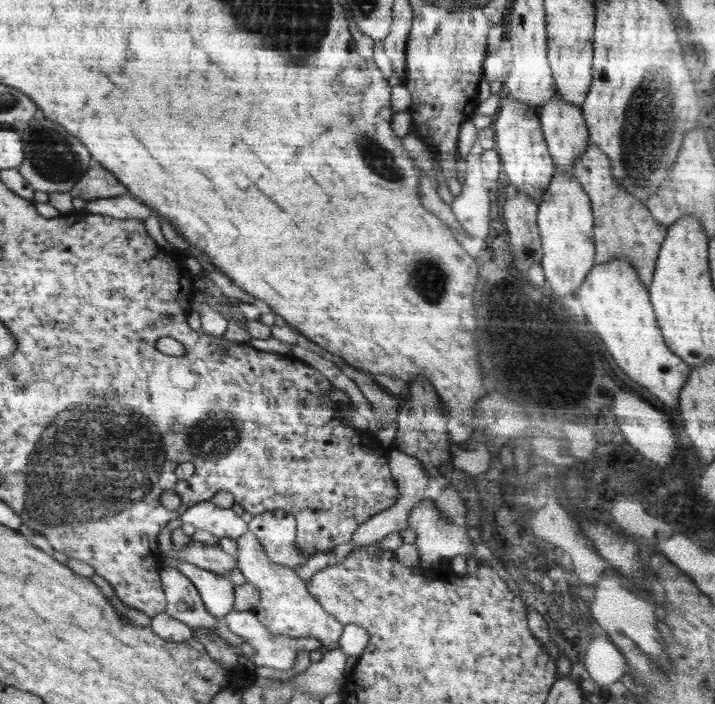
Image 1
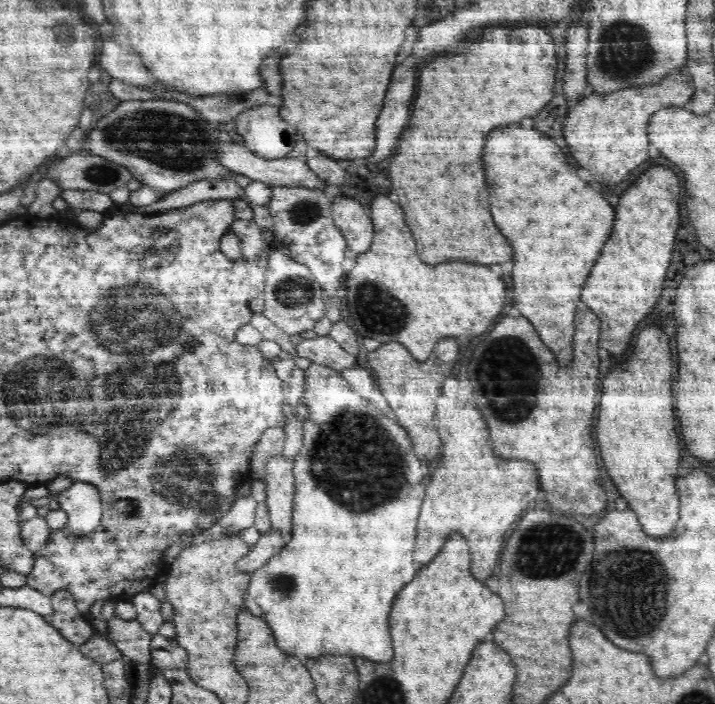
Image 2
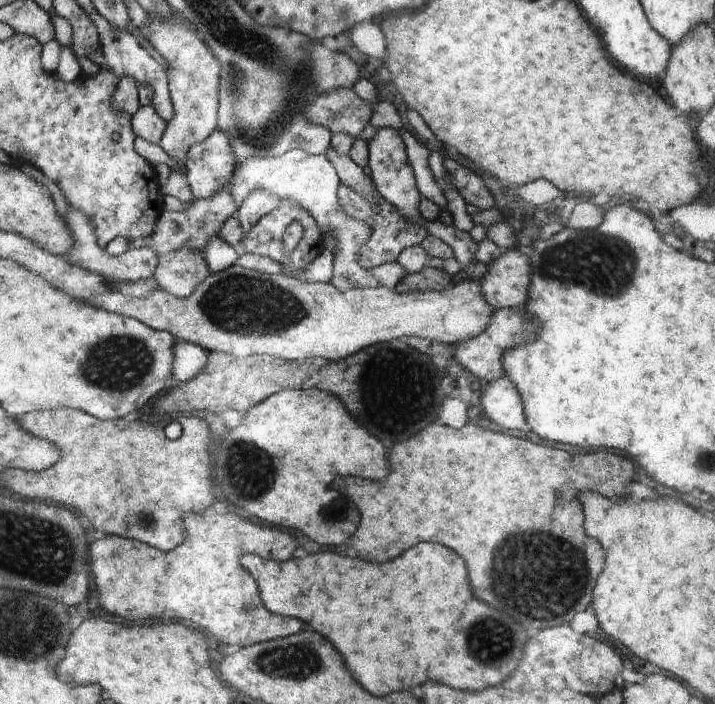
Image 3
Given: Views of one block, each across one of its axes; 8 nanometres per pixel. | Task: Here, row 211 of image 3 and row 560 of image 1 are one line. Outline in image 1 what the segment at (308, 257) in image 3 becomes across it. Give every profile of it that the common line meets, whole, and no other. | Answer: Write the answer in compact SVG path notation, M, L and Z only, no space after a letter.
M268 510L253 515L247 527L272 561L296 570L308 559L296 547L296 517L292 513Z

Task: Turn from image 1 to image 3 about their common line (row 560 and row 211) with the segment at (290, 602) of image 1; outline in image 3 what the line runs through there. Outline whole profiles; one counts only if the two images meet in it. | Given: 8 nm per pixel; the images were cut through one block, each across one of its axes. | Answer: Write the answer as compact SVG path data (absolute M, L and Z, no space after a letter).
M264 189L253 190L238 206L235 216L243 228L243 236L267 213L278 206L278 199Z

